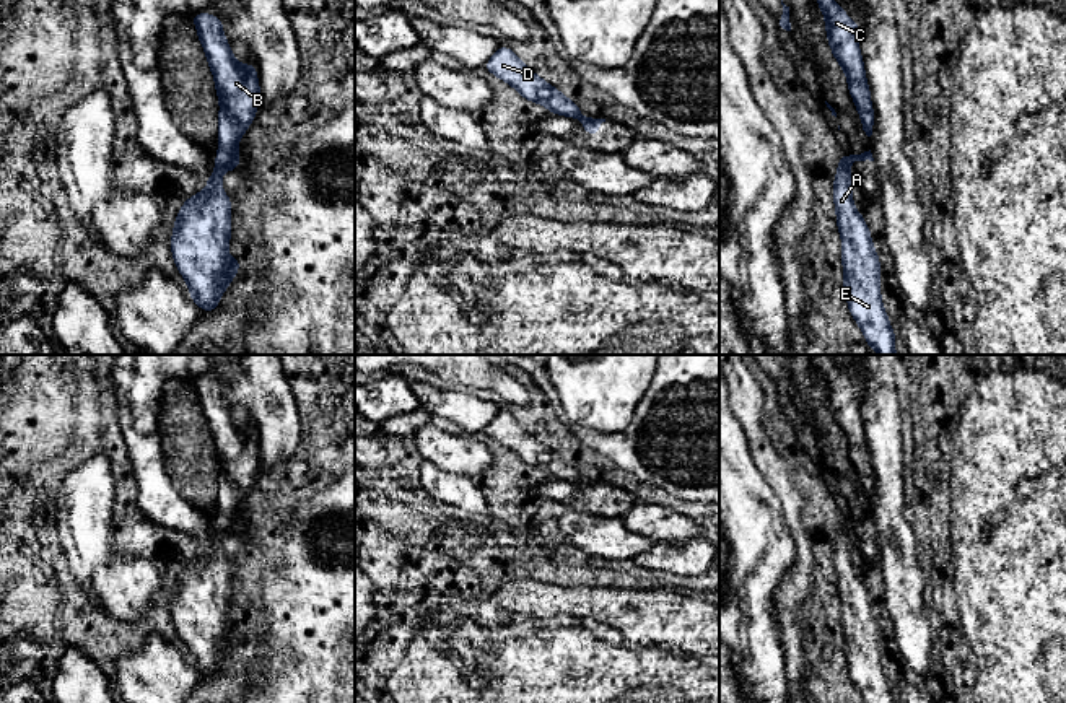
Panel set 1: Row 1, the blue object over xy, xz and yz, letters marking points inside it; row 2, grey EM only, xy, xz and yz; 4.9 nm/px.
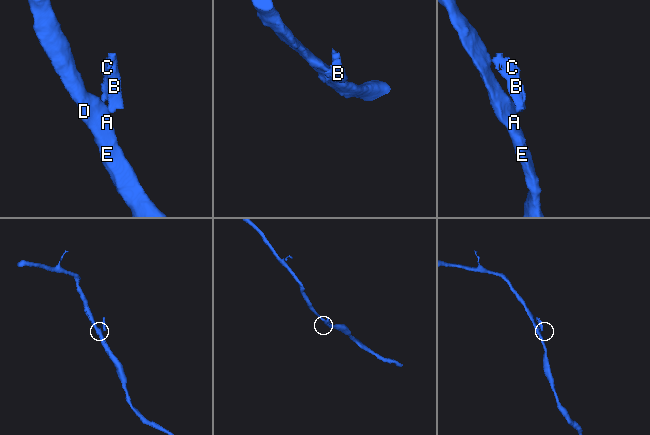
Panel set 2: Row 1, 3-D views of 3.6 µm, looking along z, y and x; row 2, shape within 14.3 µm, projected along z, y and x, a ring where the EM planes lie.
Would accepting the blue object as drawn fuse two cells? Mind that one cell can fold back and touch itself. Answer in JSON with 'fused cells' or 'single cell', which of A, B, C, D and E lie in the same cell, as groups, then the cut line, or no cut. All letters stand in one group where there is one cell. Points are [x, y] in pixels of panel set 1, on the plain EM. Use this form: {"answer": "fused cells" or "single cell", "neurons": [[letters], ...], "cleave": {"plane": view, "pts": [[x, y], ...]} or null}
{"answer": "fused cells", "neurons": [["A", "D", "E"], ["B", "C"]], "cleave": {"plane": "yz", "pts": [[847, 521], [848, 528]]}}

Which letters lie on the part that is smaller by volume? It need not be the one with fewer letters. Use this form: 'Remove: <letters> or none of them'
Remove: B, C

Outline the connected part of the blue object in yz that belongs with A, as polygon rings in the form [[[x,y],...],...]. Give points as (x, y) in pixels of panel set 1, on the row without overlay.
[[[845,516],[838,526],[832,560],[837,592],[841,600],[843,653],[848,674],[864,703],[895,703],[880,662],[880,625],[872,610],[871,596],[863,579],[854,573],[851,548]]]

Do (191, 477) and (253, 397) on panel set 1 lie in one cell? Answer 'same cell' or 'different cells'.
different cells

